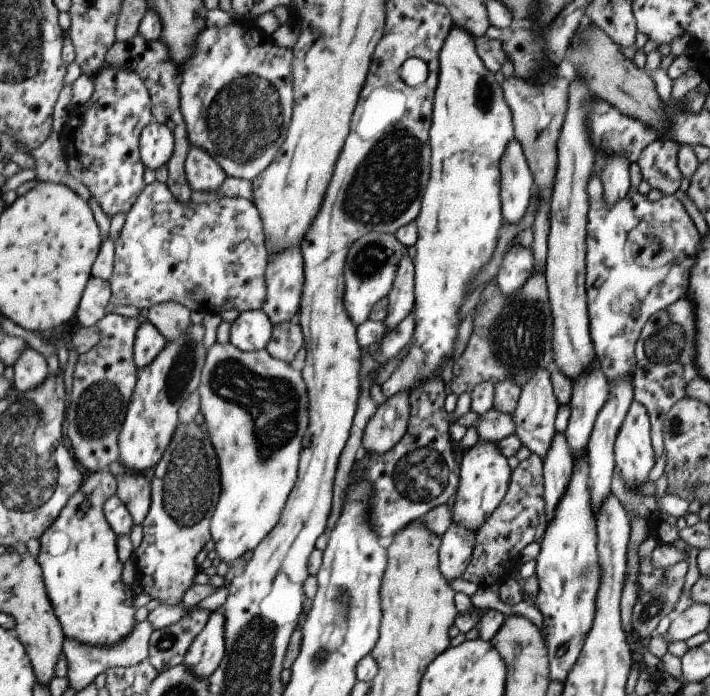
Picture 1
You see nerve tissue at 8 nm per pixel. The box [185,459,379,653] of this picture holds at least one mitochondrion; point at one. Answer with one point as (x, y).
(340, 606)

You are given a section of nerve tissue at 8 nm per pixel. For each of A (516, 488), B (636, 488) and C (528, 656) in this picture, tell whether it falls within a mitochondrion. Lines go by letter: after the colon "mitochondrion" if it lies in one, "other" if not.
A: other
B: other
C: other

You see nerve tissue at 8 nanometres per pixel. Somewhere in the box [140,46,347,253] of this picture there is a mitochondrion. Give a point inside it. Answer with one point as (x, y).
(247, 115)

